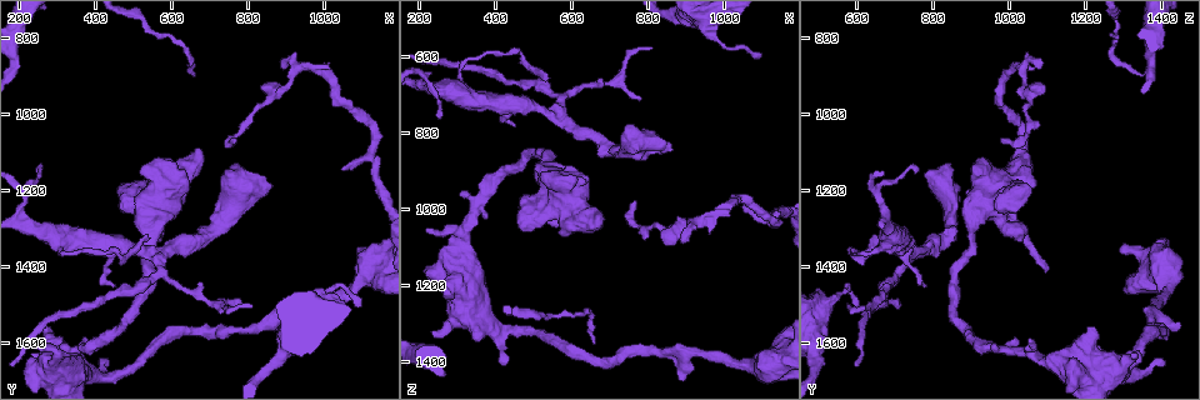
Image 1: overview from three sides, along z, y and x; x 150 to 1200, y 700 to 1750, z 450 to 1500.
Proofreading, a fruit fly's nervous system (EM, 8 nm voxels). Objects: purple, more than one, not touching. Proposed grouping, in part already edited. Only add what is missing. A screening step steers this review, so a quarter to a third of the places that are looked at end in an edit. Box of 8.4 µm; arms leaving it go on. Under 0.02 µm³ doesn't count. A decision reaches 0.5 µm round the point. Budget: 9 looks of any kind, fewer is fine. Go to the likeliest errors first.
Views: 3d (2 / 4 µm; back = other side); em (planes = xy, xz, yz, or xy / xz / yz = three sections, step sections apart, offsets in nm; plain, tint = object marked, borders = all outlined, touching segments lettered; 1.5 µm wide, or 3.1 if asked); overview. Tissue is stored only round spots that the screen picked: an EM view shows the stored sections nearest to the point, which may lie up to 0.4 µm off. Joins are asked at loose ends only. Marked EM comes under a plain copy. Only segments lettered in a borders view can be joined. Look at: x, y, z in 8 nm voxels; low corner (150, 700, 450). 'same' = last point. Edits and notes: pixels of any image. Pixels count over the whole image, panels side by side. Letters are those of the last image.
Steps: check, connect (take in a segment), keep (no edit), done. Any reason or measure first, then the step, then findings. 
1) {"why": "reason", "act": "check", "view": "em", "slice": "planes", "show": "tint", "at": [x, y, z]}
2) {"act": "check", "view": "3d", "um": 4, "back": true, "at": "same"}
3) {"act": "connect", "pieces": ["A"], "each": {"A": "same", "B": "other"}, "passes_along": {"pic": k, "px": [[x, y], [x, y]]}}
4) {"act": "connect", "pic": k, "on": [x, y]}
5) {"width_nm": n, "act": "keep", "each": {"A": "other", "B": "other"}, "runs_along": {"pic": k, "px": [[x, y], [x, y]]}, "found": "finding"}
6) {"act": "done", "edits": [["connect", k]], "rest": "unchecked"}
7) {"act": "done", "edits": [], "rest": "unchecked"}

{"why": "stops while still wide", "act": "check", "view": "em", "slice": "planes", "show": "borders", "at": [870, 1190, 845]}

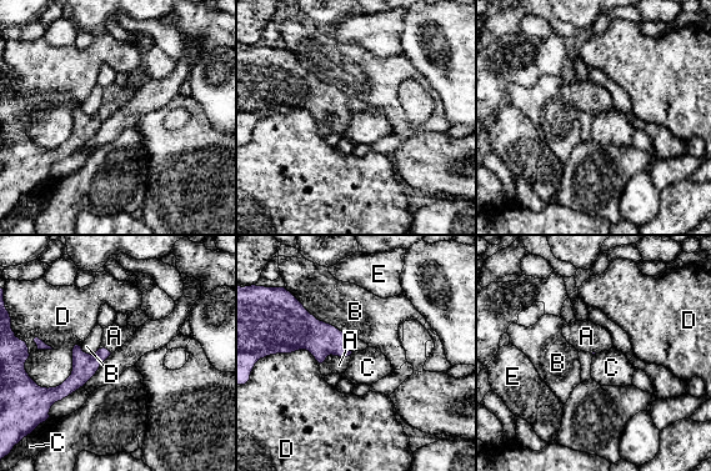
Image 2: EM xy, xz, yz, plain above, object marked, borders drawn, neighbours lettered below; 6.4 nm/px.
{"act": "connect", "pieces": ["A"], "each": {"A": "same", "B": "other", "C": "other", "D": "other", "E": "other"}, "found": "it goes on there"}

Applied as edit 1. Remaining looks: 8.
{"act": "check", "view": "overview"}

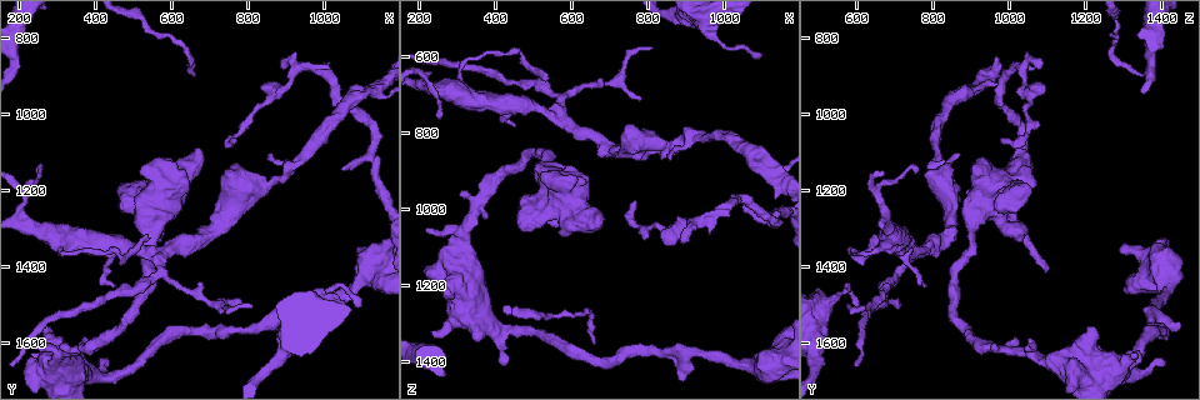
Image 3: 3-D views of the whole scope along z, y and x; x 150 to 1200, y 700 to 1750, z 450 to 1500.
{"why": "an open end", "act": "check", "view": "3d", "um": 4, "at": [770, 1060, 975]}

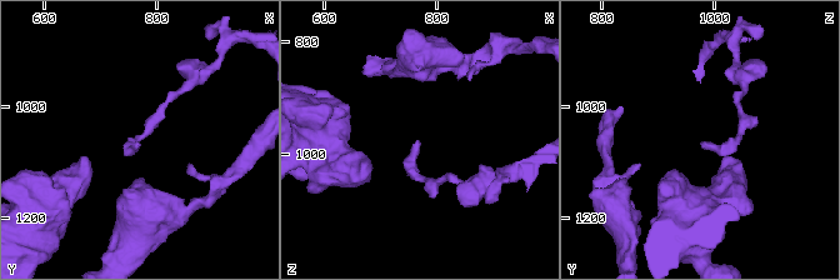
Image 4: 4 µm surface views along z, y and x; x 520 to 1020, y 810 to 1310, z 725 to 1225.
{"act": "check", "view": "em", "slice": "xz", "step": 8, "show": "tint", "at": [765, 1065, 980]}

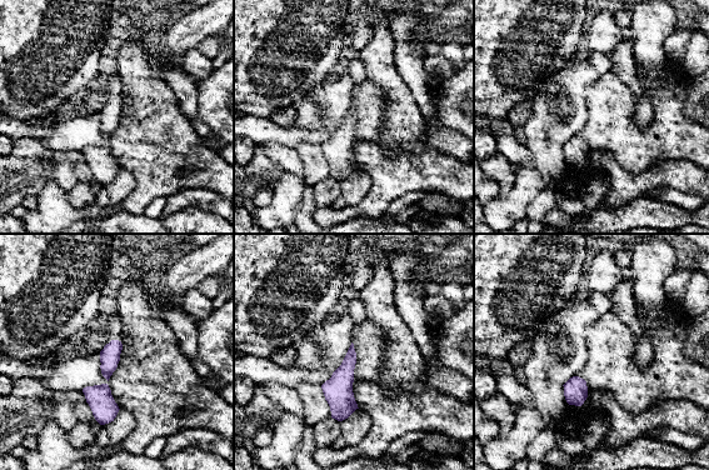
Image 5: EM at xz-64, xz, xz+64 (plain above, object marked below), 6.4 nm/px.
{"act": "check", "view": "em", "slice": "xz", "step": 8, "show": "borders", "at": "same"}

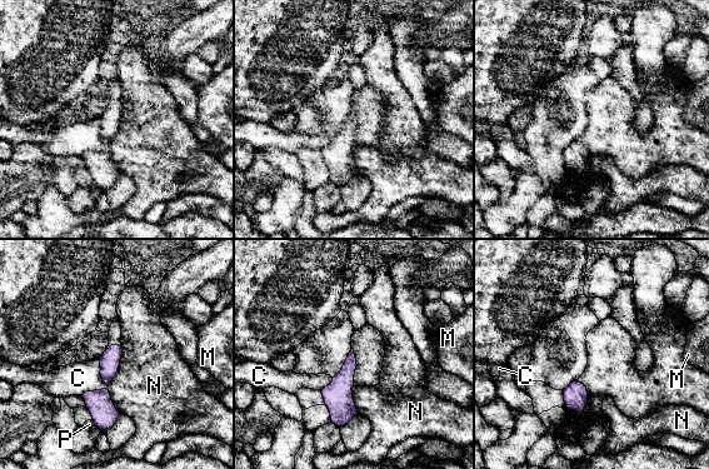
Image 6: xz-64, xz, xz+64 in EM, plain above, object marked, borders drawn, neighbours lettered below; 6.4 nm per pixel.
{"act": "keep", "each": {"C": "other", "M": "other", "N": "other", "P": "other"}, "border": {"pic": 6, "px": [[121, 347], [120, 365], [108, 387]]}, "found": "none of them fits"}

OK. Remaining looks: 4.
{"why": "free end", "act": "check", "view": "3d", "um": 4, "at": [270, 1560, 1210]}

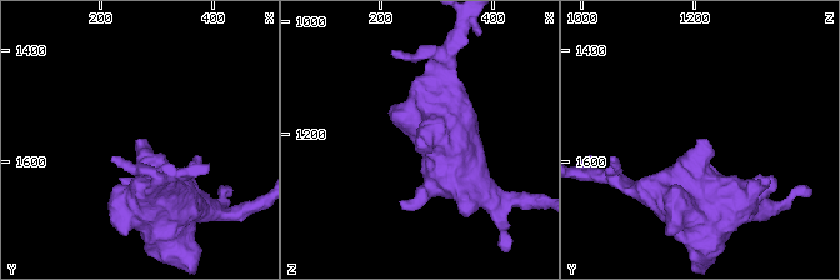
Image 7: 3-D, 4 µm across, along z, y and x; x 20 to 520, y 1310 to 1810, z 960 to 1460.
{"why": "shape alone is not enough", "act": "check", "view": "em", "slice": "yz", "step": 8, "show": "borders", "at": [270, 1560, 1210]}

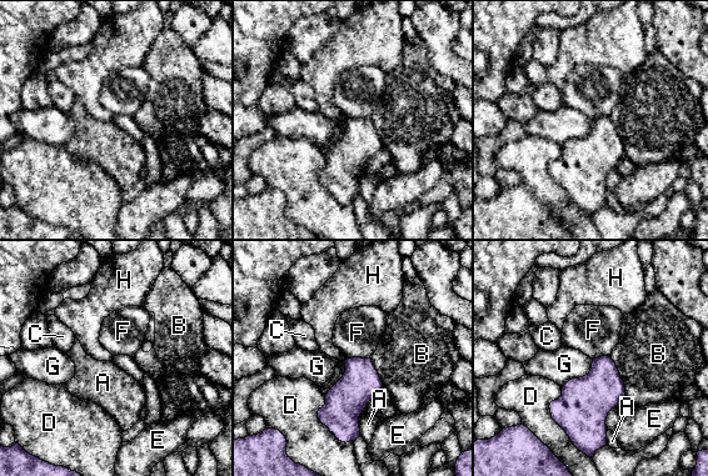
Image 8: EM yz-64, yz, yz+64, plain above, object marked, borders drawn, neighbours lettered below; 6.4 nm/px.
{"act": "keep", "each": {"A": "other", "B": "other", "C": "other", "D": "other", "E": "other", "F": "other", "G": "other", "H": "other"}, "found": "no lettered segment goes on from it"}

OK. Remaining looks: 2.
{"why": "tapers out", "act": "check", "view": "3d", "um": 4, "back": true, "at": [245, 1145, 750]}

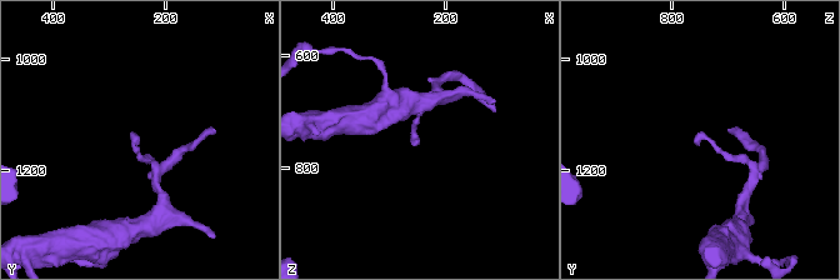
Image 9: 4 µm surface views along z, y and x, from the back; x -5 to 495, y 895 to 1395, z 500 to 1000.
{"act": "check", "view": "em", "slice": "planes", "show": "borders", "at": [245, 1145, 750]}

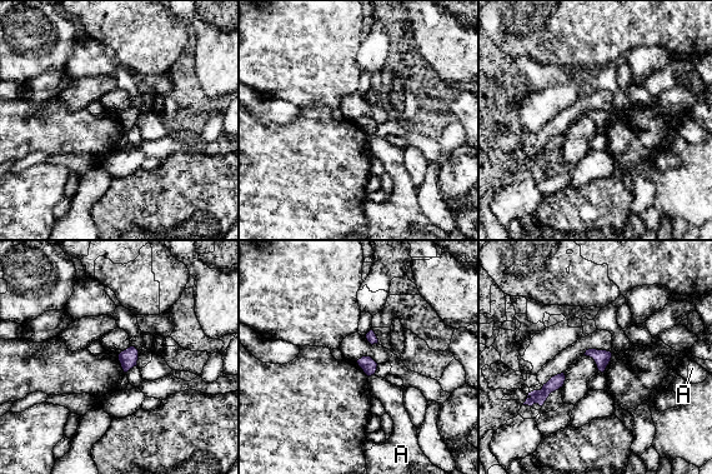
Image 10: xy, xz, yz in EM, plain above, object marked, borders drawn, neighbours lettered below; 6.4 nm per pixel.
{"act": "keep", "each": {"A": "other"}, "border": {"pic": 10, "px": [[374, 374], [369, 377]]}, "found": "no lettered segment goes on from it"}

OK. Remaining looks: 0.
{"act": "done", "edits": [["connect", 2]], "rest": "unchecked"}

